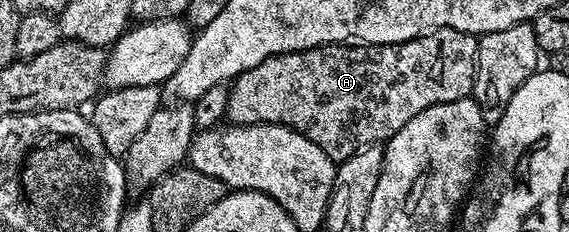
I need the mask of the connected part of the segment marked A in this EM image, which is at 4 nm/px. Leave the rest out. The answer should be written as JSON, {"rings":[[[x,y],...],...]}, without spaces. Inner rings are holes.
{"rings":[[[440,28],[436,34],[417,36],[403,44],[321,44],[303,52],[276,54],[234,77],[225,119],[234,126],[283,124],[295,128],[316,142],[330,160],[341,162],[369,144],[391,140],[416,114],[432,105],[467,99],[474,90],[477,57],[478,37],[451,28]]]}

